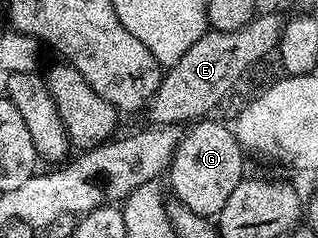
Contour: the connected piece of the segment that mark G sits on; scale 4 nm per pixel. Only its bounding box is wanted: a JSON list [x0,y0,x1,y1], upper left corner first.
[169,120,245,216]

